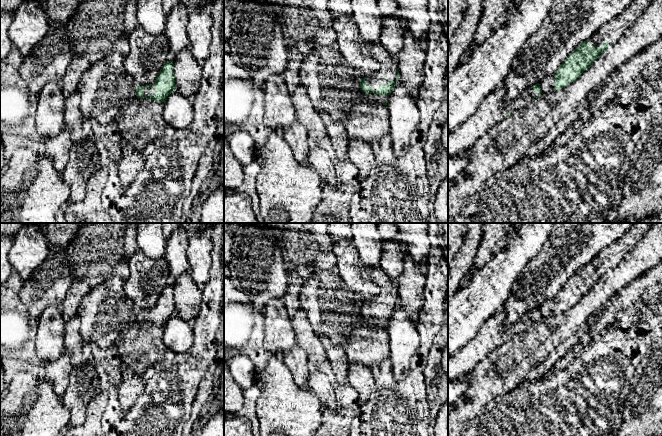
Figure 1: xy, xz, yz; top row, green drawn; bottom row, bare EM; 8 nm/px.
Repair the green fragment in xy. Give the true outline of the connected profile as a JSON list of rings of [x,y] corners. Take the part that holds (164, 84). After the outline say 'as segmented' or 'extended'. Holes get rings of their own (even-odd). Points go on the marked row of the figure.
[[[171,58],[162,66],[153,84],[136,86],[135,95],[163,103],[175,88],[174,64]]]; extended

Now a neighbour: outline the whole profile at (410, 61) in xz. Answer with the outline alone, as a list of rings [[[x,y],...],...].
[[[405,32],[402,50],[396,57],[399,71],[399,81],[416,99],[424,79],[424,64],[426,59],[425,42],[420,42],[414,36]]]

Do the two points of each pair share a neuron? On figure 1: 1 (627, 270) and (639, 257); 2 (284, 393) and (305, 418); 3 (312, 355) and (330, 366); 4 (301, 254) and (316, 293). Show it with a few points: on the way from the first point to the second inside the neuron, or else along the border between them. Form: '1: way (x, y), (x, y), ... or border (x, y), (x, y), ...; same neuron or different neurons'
1: way (630, 267), (637, 260); same neuron
2: way (287, 399), (299, 412); same neuron
3: border (320, 339), (325, 353), (325, 360), (322, 363); different neurons
4: border (310, 275), (304, 280); different neurons

